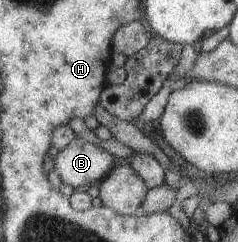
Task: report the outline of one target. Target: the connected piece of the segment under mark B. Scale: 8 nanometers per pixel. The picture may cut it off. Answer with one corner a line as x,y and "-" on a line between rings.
78,138
60,150
54,159
54,169
61,175
63,185
83,187
100,184
120,160
102,148

